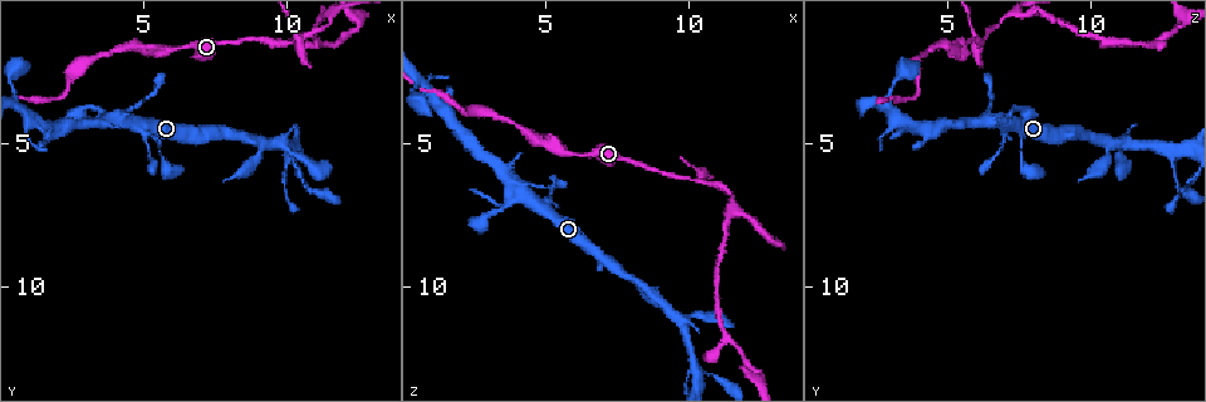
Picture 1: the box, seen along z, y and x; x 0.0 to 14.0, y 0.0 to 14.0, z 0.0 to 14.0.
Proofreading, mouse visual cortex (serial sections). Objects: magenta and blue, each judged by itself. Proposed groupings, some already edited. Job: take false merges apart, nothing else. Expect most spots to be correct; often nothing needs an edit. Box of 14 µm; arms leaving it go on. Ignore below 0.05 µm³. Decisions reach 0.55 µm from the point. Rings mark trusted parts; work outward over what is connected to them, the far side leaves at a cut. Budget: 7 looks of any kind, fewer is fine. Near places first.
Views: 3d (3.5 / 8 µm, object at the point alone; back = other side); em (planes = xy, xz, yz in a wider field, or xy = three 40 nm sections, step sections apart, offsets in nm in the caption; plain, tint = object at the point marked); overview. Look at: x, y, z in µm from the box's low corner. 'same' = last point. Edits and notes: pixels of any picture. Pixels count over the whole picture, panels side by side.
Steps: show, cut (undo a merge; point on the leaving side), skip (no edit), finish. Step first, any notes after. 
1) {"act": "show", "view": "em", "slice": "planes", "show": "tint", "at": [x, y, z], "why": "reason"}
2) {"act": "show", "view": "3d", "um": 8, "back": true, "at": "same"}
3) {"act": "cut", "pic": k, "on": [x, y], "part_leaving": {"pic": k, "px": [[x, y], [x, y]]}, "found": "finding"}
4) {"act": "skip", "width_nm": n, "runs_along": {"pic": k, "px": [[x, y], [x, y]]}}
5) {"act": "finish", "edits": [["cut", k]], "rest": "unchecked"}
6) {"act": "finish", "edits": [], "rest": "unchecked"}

{"act": "show", "view": "3d", "um": 8, "at": [10.1, 1.5, 6.1], "why": "abrupt turn"}

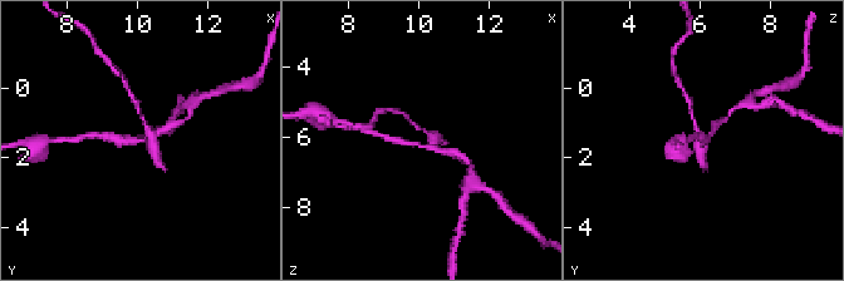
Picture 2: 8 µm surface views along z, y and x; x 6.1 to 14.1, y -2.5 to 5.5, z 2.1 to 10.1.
{"act": "show", "view": "em", "slice": "planes", "show": "tint", "at": [10.1, 1.5, 6.2]}

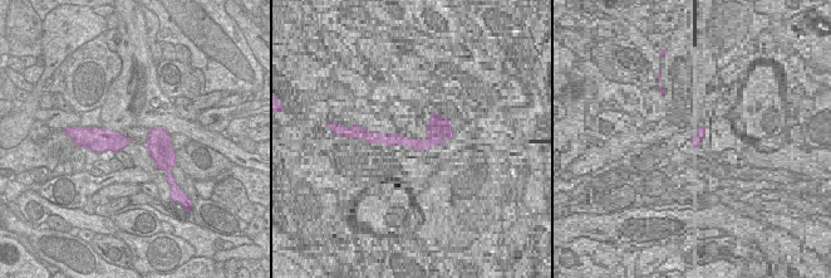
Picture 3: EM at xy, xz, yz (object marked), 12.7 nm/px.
{"act": "cut", "pic": 2, "on": [145, 122], "part_leaving": {"pic": 2, "px": [[148, 142], [166, 169]]}, "found": "two cells meet here"}

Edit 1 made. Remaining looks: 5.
{"act": "show", "view": "3d", "um": 3.5, "at": [2.4, 2.6, 4.0], "why": "sudden change in width"}

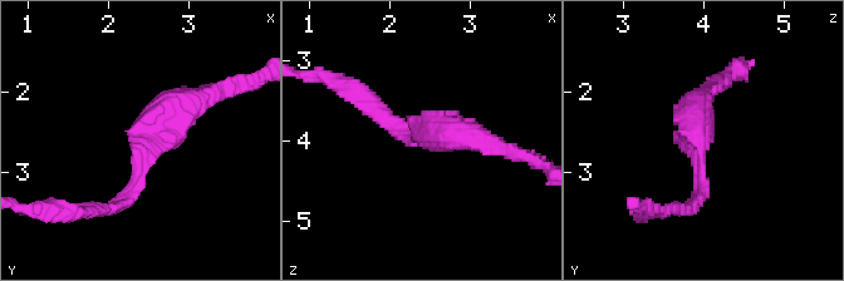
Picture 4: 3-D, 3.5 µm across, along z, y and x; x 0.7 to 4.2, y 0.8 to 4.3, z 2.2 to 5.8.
{"act": "show", "view": "em", "slice": "xy", "step": 3, "show": "tint", "at": [2.50, 2.60, 3.95]}

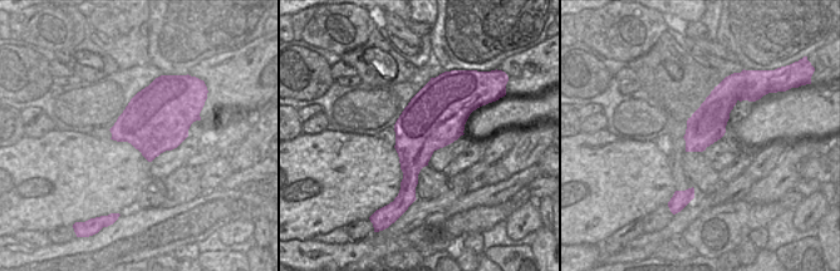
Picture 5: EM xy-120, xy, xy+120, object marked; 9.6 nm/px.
{"act": "show", "view": "em", "slice": "xy", "step": 5, "show": "tint", "at": "same", "why": "another direction"}

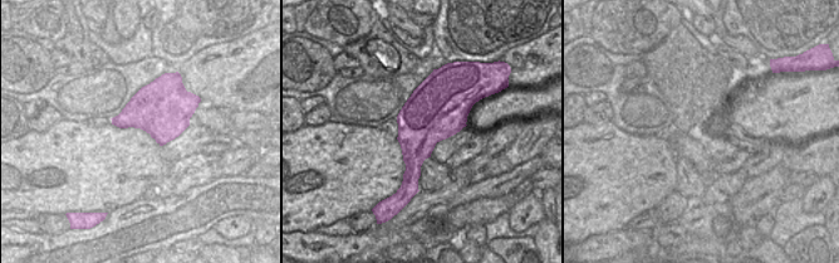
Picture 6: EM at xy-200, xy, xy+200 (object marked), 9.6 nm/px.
{"act": "skip", "arm_widths_nm": [200, 300], "runs_along": {"pic": 4, "px": [[705, 92], [688, 207]]}, "found": "all the same cell"}

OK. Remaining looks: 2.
{"act": "finish", "edits": [["cut", 2]], "rest": "unchecked"}

